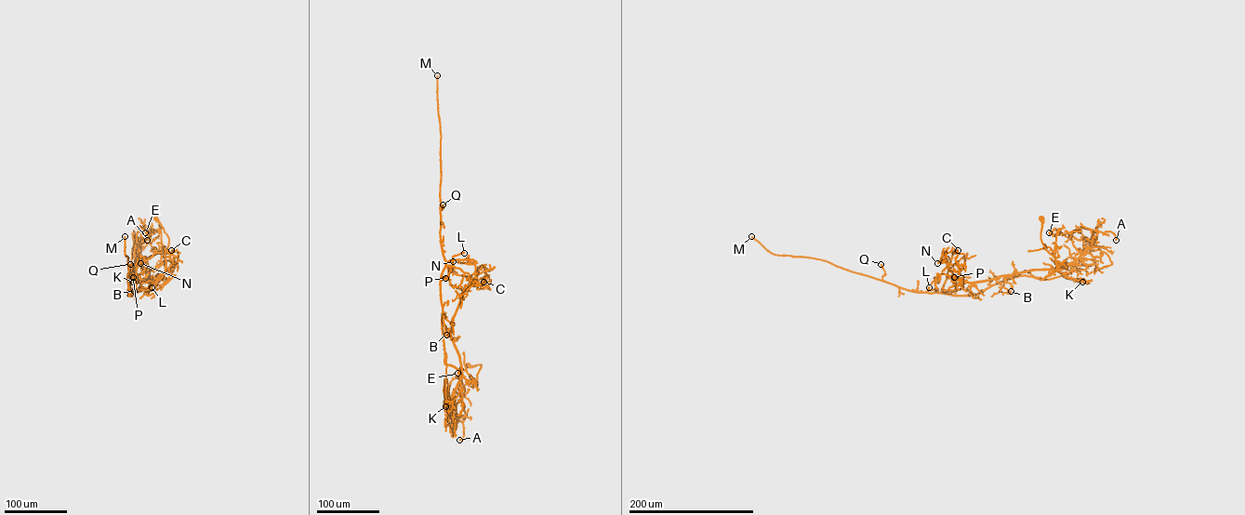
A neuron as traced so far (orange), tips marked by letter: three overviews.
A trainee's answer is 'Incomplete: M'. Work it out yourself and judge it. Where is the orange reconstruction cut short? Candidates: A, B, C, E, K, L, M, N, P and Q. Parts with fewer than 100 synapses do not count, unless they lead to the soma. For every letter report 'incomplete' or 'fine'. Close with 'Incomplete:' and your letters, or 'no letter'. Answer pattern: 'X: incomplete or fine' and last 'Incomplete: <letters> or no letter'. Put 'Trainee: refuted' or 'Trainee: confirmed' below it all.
A: fine
B: fine
C: fine
E: fine
K: fine
L: fine
M: incomplete
N: fine
P: fine
Q: fine
Incomplete: M
Trainee: confirmed

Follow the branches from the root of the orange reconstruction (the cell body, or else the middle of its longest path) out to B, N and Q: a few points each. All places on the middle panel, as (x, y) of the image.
B: (469, 365), (481, 364), (476, 379), (469, 380), (462, 376), (460, 356), (443, 323), (446, 335)
N: (469, 365), (481, 364), (476, 379), (444, 363), (440, 277), (447, 266), (456, 274), (453, 261)
Q: (469, 365), (481, 364), (476, 379), (465, 379), (444, 363), (440, 293), (445, 263), (440, 235), (443, 204)

